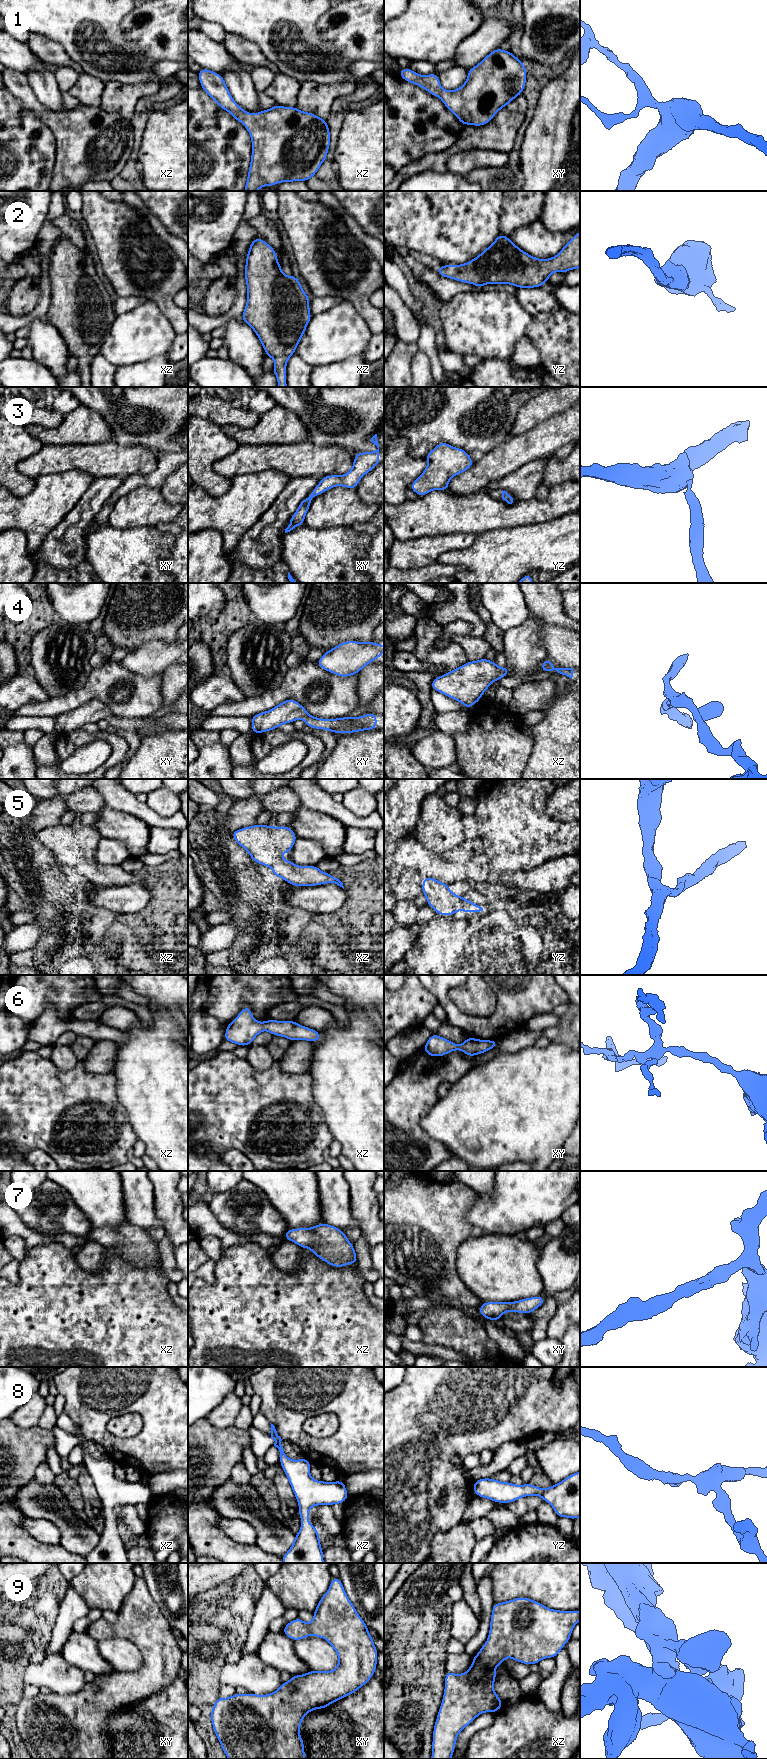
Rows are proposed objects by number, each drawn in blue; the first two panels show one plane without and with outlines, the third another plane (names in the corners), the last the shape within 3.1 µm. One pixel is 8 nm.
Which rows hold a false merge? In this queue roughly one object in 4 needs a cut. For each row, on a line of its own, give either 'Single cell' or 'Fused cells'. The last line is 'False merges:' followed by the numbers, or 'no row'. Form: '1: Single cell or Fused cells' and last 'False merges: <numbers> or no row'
1: Single cell
2: Single cell
3: Single cell
4: Single cell
5: Single cell
6: Single cell
7: Single cell
8: Single cell
9: Single cell
False merges: no row

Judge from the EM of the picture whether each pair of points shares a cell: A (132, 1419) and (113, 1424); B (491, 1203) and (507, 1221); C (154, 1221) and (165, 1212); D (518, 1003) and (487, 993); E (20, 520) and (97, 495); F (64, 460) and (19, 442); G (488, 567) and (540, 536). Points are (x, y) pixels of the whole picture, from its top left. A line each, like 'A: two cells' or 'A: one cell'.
A: one cell
B: one cell
C: two cells
D: two cells
E: two cells
F: two cells
G: one cell

